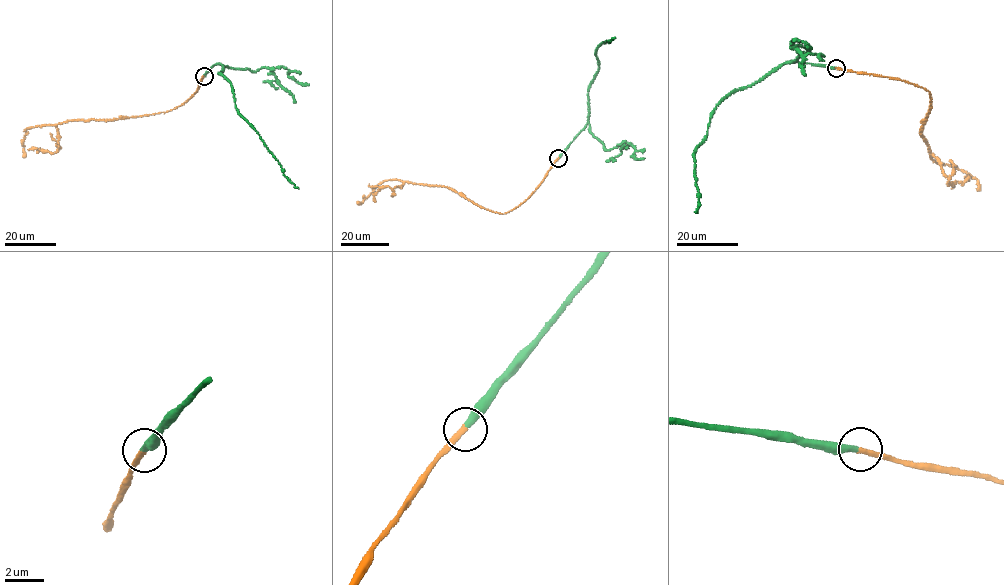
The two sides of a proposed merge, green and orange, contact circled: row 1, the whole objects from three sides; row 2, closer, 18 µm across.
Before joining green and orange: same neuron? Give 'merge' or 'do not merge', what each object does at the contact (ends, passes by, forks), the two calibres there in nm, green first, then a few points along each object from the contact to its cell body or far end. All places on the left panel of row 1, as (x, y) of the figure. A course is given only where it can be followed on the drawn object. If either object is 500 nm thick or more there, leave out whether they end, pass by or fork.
merge | green ends | orange ends | 360/280 nm | green via (204, 76), (219, 63), (222, 66), (219, 72), (231, 85), (237, 112), (259, 135), (284, 175), (299, 188) | orange via (204, 76), (199, 88), (173, 109), (116, 119), (72, 121), (29, 127), (23, 143), (24, 157)

